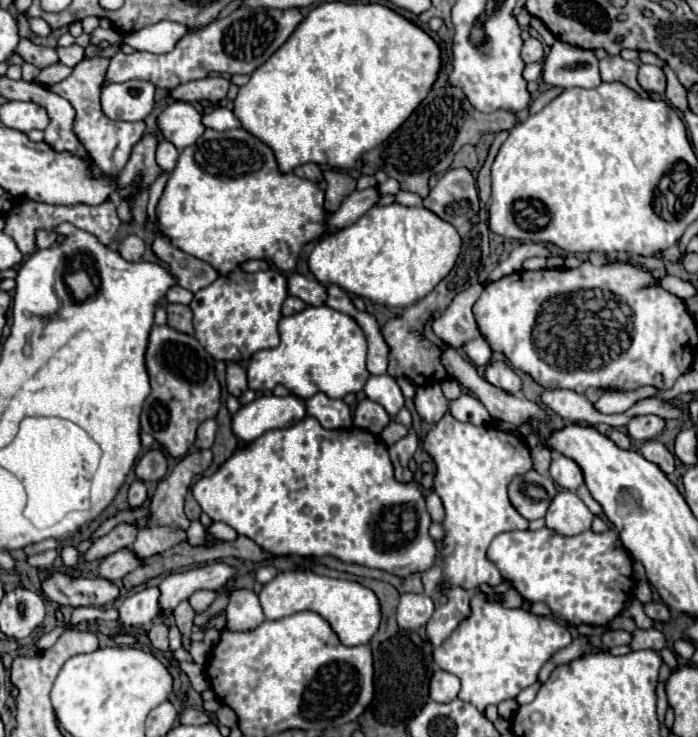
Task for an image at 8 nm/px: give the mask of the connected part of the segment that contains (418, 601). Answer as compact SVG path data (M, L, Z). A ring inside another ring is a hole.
M404 593L400 597L400 605L396 611L396 621L402 629L418 629L428 623L432 615L432 605L426 595Z

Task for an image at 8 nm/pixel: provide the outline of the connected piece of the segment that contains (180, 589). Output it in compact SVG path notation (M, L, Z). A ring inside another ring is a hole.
M212 563L206 567L190 569L184 573L168 575L160 585L160 611L164 617L170 617L180 601L186 601L192 593L200 589L218 591L234 575L234 569L224 563Z

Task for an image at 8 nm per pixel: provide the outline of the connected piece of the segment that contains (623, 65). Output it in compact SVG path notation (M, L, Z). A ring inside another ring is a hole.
M606 55L604 59L600 59L600 75L602 81L620 81L626 87L630 87L632 91L636 91L640 97L650 97L636 81L636 73L638 73L638 63L634 61L626 61L620 55Z

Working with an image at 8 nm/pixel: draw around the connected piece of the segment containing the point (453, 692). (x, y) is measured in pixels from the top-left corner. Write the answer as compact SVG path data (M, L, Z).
M436 669L434 677L432 677L432 685L430 685L430 697L436 703L450 703L452 699L458 697L458 691L460 691L458 677Z

